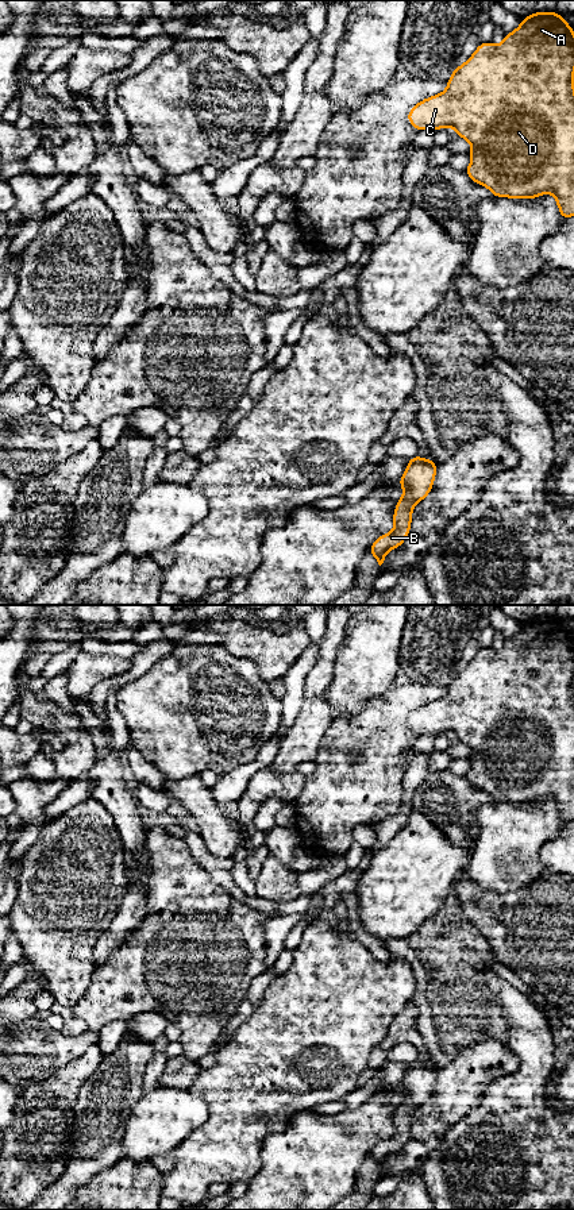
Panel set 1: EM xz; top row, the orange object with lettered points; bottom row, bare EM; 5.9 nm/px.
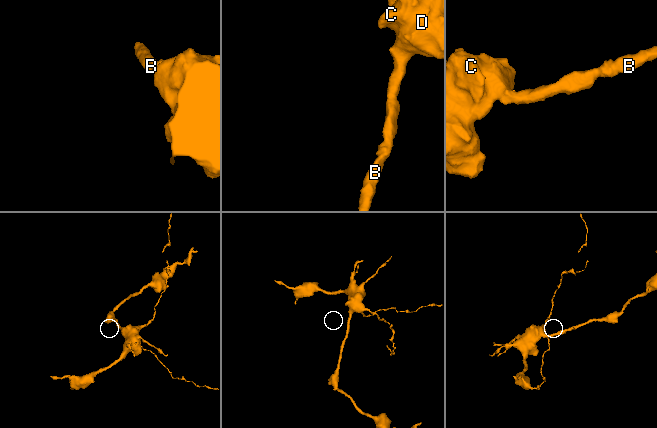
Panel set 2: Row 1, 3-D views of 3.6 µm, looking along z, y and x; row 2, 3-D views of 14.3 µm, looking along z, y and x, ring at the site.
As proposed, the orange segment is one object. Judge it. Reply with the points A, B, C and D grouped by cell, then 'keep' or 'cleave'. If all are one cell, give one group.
groups A B C D; keep

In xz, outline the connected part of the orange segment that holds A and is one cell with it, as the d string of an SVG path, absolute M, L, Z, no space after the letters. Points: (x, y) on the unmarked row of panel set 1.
M533 617L523 623L521 629L505 640L498 651L492 647L479 648L473 660L459 670L447 686L443 698L431 701L417 708L407 720L407 725L417 735L440 735L452 732L458 741L471 748L471 768L465 774L470 785L486 791L494 802L509 804L536 804L544 798L551 798L558 809L563 825L574 821L574 635L565 627L559 617Z

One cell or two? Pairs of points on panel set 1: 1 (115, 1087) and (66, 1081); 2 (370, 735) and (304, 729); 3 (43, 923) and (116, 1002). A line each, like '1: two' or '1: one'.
1: two
2: two
3: two

